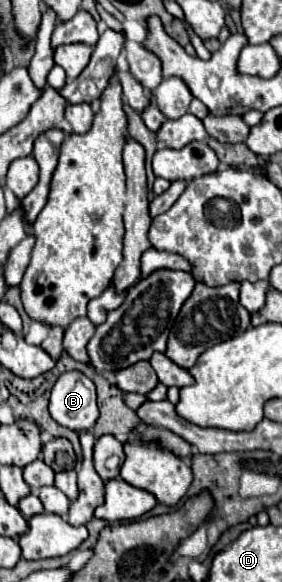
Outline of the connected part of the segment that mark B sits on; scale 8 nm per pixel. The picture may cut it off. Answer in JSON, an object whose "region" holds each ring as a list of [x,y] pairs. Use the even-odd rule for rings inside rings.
{"region":[[[76,370],[62,372],[52,388],[48,412],[58,424],[74,432],[92,428],[98,418],[94,382]]]}

